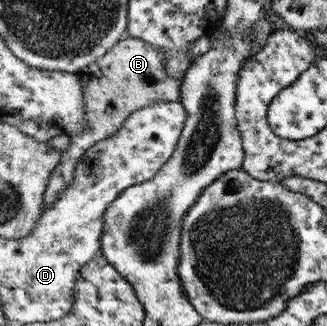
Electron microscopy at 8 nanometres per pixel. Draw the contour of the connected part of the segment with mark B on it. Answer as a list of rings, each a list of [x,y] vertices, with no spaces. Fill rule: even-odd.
[[[122,39],[106,57],[102,57],[80,75],[86,81],[88,103],[88,129],[73,135],[70,147],[62,156],[62,165],[53,174],[46,193],[46,207],[57,203],[58,197],[75,181],[80,158],[97,142],[115,135],[136,111],[155,105],[159,101],[181,102],[185,77],[177,79],[166,69],[165,49],[155,48],[142,39]],[[90,125],[90,126],[89,126]]]

